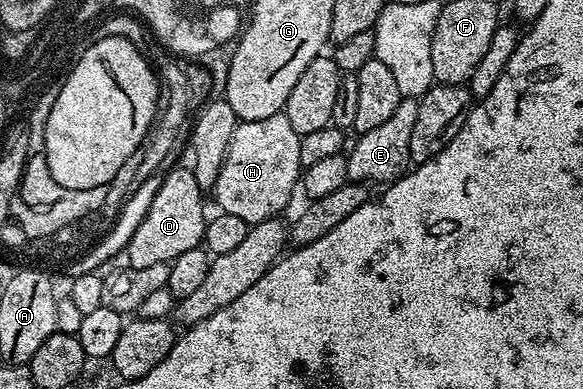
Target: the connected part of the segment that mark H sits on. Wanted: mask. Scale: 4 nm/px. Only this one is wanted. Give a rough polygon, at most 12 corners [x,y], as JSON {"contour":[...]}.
{"contour":[[284,114],[244,120],[212,189],[248,225],[275,219],[300,184]]}

